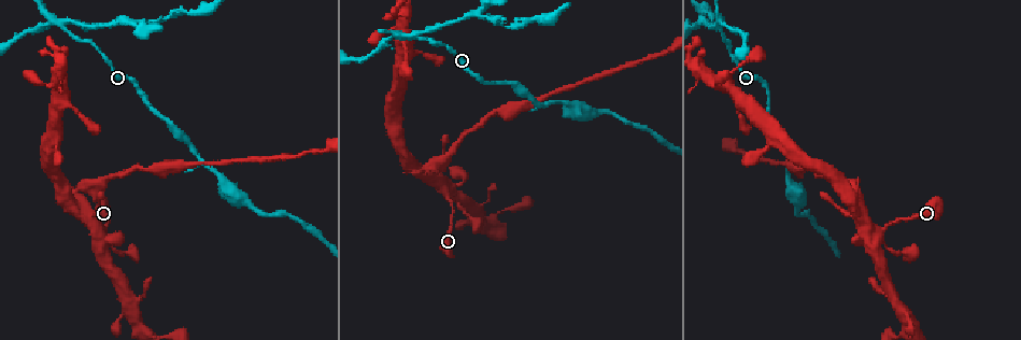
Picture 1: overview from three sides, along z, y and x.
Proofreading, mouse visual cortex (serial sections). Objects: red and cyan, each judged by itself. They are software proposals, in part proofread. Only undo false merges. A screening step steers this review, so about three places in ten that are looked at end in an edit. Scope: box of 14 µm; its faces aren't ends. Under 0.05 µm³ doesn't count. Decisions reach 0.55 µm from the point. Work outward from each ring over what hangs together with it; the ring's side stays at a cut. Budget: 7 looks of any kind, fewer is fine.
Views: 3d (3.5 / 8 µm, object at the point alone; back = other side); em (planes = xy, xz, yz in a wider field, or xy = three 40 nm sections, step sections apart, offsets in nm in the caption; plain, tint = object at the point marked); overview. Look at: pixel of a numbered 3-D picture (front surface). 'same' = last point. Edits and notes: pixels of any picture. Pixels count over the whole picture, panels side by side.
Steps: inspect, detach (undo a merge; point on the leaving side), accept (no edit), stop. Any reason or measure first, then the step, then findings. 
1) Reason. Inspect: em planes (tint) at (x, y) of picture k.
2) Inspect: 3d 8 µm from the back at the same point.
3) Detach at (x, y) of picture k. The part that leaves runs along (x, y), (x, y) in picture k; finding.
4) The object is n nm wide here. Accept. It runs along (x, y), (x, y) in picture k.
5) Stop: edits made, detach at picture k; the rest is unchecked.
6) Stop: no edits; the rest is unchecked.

Thin arm on a thick one. Inspect: 3d 3.5 µm at (445, 197) of picture 1.

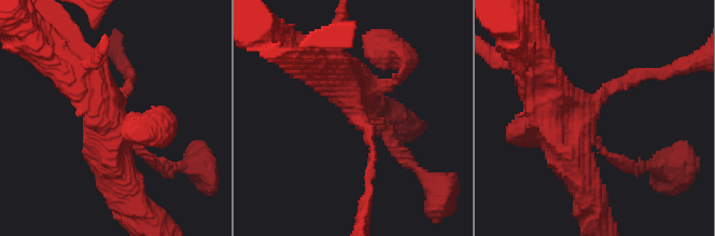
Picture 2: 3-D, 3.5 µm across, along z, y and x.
Now the EM. Inspect: em planes (tint) at (355, 108) of picture 2.

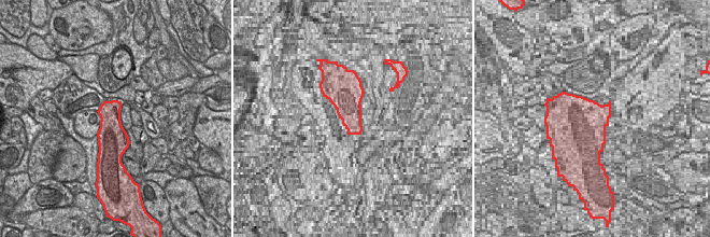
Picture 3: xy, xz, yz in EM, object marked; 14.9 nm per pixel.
Accept. It runs along (372, 166), (368, 129), (322, 60) in picture 2; one cell here.

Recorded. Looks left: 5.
A fork. Inspect: 3d 3.5 µm at (433, 167) of picture 1.

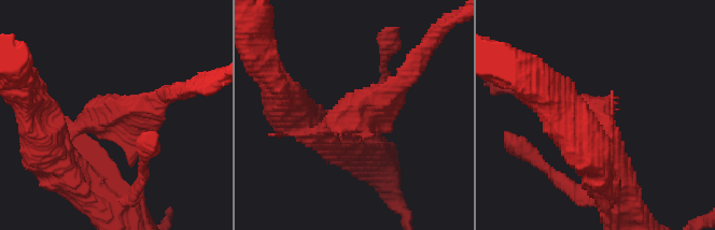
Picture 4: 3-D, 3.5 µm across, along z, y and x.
Now the EM. Inspect: em xy step 5 (tint) at (352, 123) of picture 4.

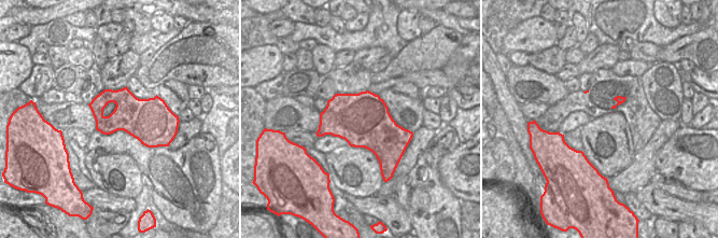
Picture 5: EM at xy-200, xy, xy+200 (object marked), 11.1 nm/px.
Cut it another way. Inspect: em xy step 3 (tint) at the same point.

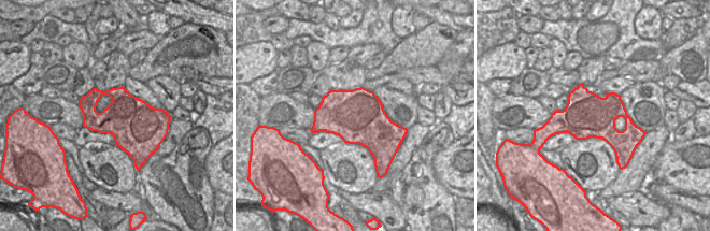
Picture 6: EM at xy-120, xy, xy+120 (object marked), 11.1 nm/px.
Detach at (126, 143) of picture 4. Two cells meet here.

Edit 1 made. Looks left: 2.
Stop: edits made, detach at picture 4; the rest is unchecked.

